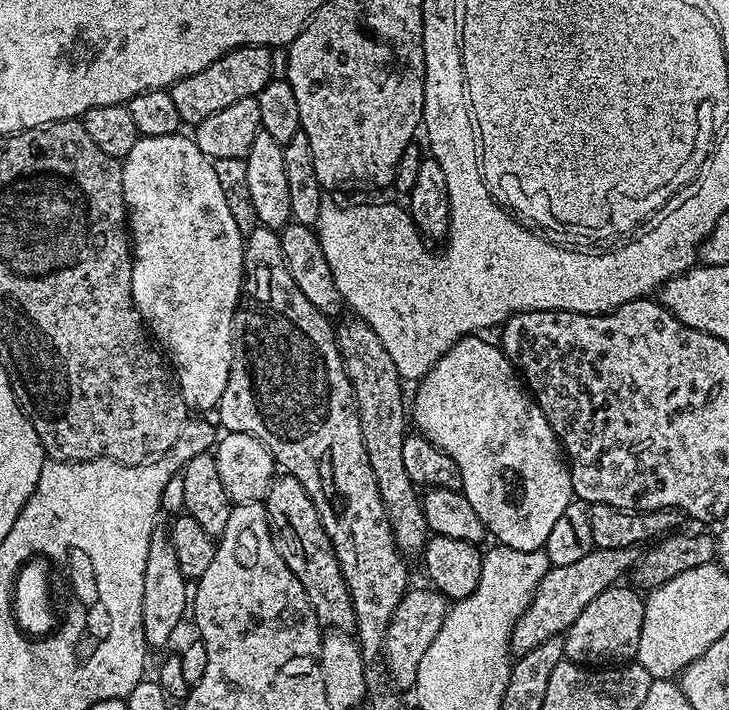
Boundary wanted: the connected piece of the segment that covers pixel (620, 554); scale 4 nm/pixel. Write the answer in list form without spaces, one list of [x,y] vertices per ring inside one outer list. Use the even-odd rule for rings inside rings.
[[[637,547],[621,549],[597,548],[590,554],[571,563],[571,565],[551,567],[540,580],[535,595],[532,596],[528,608],[520,616],[512,631],[511,649],[515,653],[523,653],[550,636],[566,632],[582,610],[586,608],[600,593],[613,587],[621,577],[624,578],[640,559]]]

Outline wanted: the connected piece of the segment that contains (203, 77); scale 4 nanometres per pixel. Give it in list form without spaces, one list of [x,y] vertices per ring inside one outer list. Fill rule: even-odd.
[[[249,46],[235,48],[218,62],[206,66],[206,70],[198,70],[198,74],[190,74],[190,78],[182,78],[172,85],[172,101],[174,110],[178,110],[178,118],[185,125],[201,124],[210,114],[218,114],[218,110],[226,110],[234,102],[242,98],[257,97],[259,92],[274,79],[272,72],[272,56],[267,47]]]

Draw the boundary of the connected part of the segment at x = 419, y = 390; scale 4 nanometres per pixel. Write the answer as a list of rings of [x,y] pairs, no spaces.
[[[480,334],[463,336],[457,344],[450,346],[450,350],[446,350],[446,354],[442,354],[442,358],[438,358],[438,362],[434,362],[434,366],[425,374],[424,379],[415,385],[416,397],[413,400],[411,397],[410,400],[410,424],[411,427],[412,424],[416,427],[413,429],[419,435],[426,437],[434,446],[441,448],[446,454],[450,454],[450,458],[454,458],[454,462],[462,474],[460,488],[465,498],[470,502],[470,506],[474,506],[474,514],[478,514],[478,518],[482,518],[489,537],[497,536],[500,539],[497,541],[505,548],[539,552],[543,549],[546,538],[550,536],[550,529],[554,526],[554,522],[558,522],[562,510],[566,510],[566,506],[572,503],[574,499],[572,474],[561,449],[560,439],[554,434],[544,411],[536,405],[536,401],[532,399],[527,387],[522,383],[516,367],[506,359],[504,351],[500,347],[493,341],[491,344],[490,341],[483,340],[484,338]]]

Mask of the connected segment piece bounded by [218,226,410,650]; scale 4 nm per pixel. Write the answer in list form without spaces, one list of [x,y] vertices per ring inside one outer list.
[[[258,226],[254,231],[247,233],[244,241],[244,283],[240,289],[240,302],[236,306],[236,313],[232,319],[232,365],[230,366],[230,378],[226,382],[226,390],[222,394],[218,405],[219,412],[220,420],[218,419],[218,424],[224,432],[245,432],[254,438],[258,438],[270,450],[273,461],[279,467],[281,464],[284,467],[281,469],[287,475],[298,478],[298,482],[302,482],[302,486],[306,490],[308,497],[314,502],[314,506],[320,515],[320,521],[324,524],[326,534],[334,546],[334,554],[338,558],[338,566],[342,570],[354,606],[354,614],[356,615],[354,632],[358,637],[358,643],[361,649],[364,650],[369,650],[368,648],[381,649],[394,610],[405,592],[409,591],[408,568],[404,565],[405,557],[394,542],[394,534],[390,530],[388,515],[384,509],[382,498],[378,494],[378,486],[374,482],[370,462],[366,458],[366,446],[362,442],[360,415],[356,409],[356,400],[352,397],[352,383],[348,381],[348,376],[344,372],[344,363],[336,345],[333,321],[325,316],[323,312],[318,311],[306,298],[306,294],[302,294],[302,290],[298,290],[294,278],[290,278],[290,270],[286,266],[284,255],[280,249],[280,233],[275,228]]]

